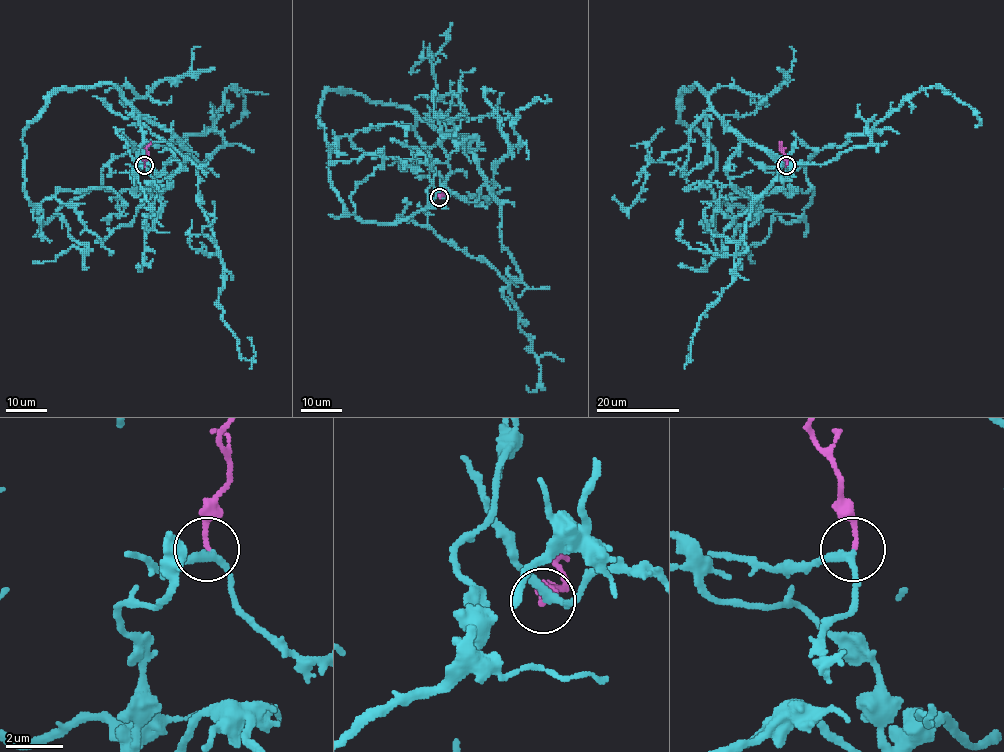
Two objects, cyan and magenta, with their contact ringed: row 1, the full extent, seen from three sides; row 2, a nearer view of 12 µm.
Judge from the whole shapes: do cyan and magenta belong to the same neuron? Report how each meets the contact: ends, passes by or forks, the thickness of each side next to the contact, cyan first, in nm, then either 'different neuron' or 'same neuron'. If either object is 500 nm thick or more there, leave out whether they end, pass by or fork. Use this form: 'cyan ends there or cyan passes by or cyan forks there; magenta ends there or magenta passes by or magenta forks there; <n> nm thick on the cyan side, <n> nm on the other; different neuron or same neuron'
cyan passes by; magenta ends there; 260 nm thick on the cyan side, 150 nm on the other; same neuron

